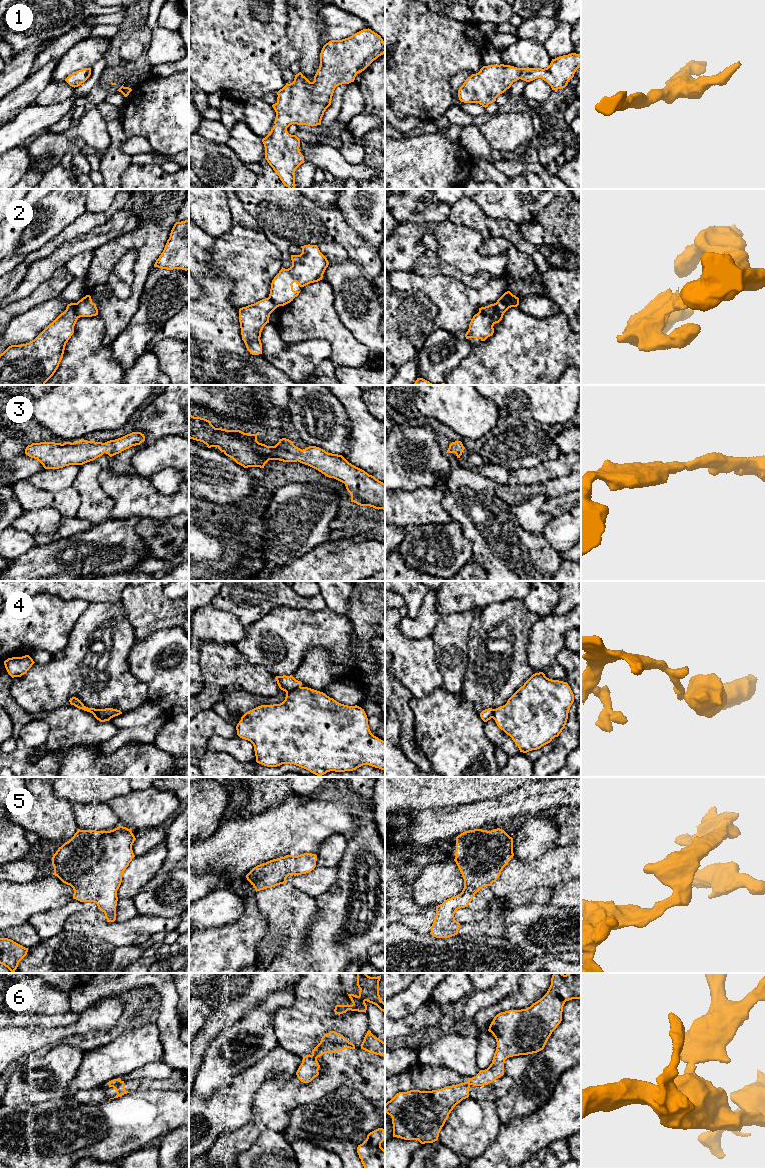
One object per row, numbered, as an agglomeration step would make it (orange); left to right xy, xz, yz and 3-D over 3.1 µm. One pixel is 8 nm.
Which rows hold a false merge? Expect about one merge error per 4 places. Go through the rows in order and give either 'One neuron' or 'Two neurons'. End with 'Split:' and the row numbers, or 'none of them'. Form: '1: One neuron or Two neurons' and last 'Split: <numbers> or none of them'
1: One neuron
2: Two neurons
3: One neuron
4: Two neurons
5: One neuron
6: Two neurons
Split: 2, 4, 6

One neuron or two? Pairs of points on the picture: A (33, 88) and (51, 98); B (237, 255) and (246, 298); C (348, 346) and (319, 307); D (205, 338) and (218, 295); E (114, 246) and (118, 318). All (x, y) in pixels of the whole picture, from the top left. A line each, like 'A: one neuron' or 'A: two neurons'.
A: two neurons
B: one neuron
C: one neuron
D: one neuron
E: one neuron

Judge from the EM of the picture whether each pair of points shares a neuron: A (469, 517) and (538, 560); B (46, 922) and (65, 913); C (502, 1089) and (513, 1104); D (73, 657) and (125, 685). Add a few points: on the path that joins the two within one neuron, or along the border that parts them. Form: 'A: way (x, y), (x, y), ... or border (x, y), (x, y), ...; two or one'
A: way (486, 527), (521, 560); one
B: way (51, 922), (60, 916); one
C: border (504, 1073), (512, 1079), (512, 1088), (495, 1102); two
D: way (86, 663), (106, 668), (112, 674); one

